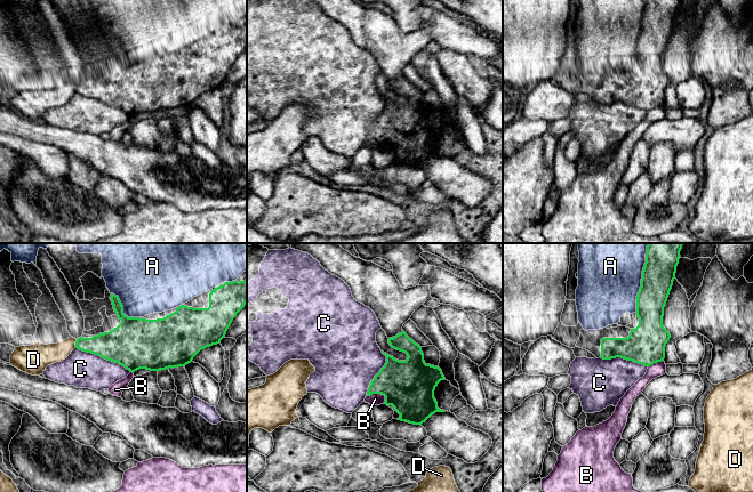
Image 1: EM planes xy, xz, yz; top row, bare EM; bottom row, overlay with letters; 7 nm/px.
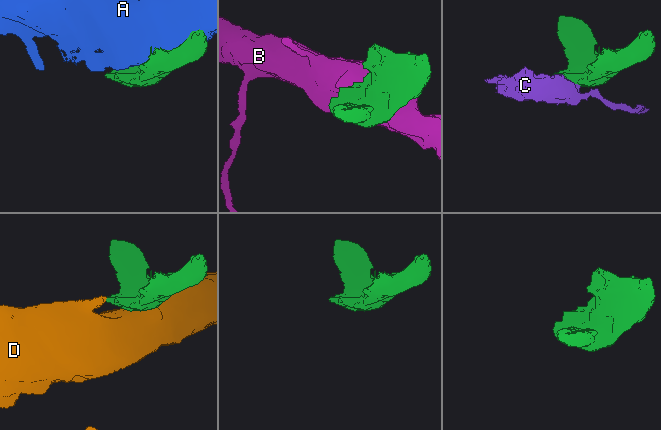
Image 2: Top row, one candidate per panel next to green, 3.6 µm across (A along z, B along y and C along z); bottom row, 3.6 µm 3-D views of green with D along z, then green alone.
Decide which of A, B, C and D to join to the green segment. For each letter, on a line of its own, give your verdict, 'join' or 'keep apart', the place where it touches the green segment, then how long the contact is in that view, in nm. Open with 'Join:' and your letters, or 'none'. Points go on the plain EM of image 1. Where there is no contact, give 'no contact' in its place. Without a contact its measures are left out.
Join: none
A: keep apart | yz (641, 29) | 400 nm
B: keep apart | xz (378, 137) | 140 nm
C: keep apart | xy (103, 102) | 420 nm
D: keep apart | xy (75, 88) | 70 nm

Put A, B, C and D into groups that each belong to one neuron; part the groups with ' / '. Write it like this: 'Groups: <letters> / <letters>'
Groups: A / B / C / D

